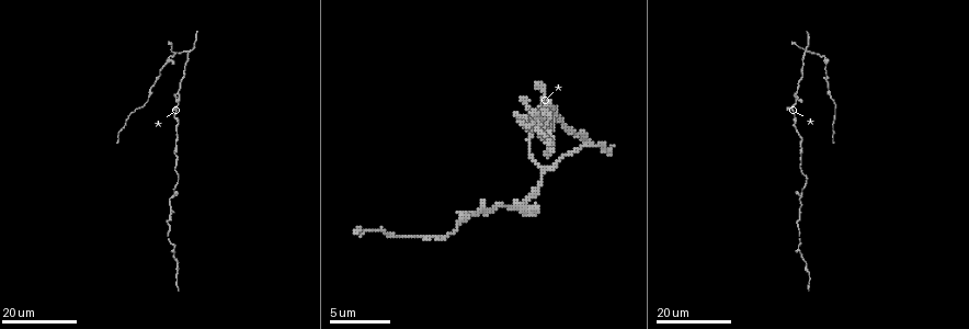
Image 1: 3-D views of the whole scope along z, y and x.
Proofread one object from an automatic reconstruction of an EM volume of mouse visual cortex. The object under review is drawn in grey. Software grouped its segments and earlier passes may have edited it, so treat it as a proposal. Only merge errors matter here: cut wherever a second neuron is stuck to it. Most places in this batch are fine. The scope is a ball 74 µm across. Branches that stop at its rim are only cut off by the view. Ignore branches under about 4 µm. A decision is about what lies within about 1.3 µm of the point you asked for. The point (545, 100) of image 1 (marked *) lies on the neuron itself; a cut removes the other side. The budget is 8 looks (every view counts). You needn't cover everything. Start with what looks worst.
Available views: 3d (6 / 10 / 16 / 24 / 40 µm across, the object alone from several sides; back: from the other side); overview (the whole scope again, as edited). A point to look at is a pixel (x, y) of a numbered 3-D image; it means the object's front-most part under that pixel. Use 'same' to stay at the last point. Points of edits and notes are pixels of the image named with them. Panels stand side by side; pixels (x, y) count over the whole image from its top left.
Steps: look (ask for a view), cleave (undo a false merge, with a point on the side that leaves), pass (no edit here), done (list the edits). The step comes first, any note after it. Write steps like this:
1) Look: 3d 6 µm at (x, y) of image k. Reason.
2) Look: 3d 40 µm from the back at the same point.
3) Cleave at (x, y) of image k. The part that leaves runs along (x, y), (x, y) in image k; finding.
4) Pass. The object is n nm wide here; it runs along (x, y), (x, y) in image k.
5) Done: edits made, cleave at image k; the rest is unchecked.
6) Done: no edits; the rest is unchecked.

Look: 3d 16 µm at (826, 81) of image 1. Two arms at a narrow angle.

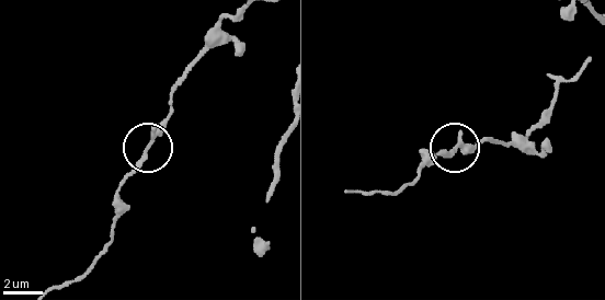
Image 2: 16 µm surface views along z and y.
Look: 3d 6 µm at (148, 150) of image 2. Zoom in.

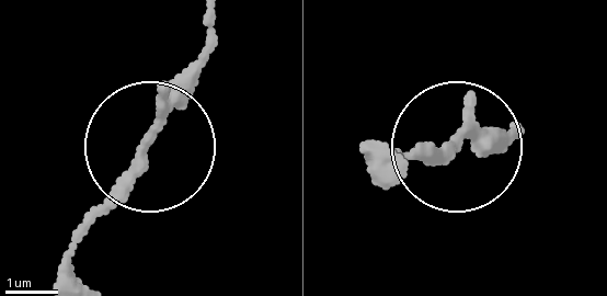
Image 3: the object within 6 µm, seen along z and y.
Pass. The object is 190 nm wide here; one neuron here.

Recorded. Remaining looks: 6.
Look: 3d 16 µm at (515, 117) of image 1. Sudden change in width.

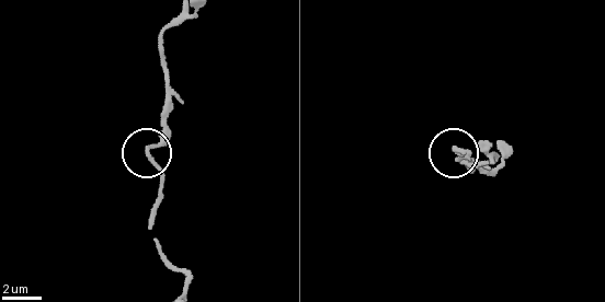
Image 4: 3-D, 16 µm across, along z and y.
Look: 3d 10 µm at (456, 149) of image 4. Zoom in.

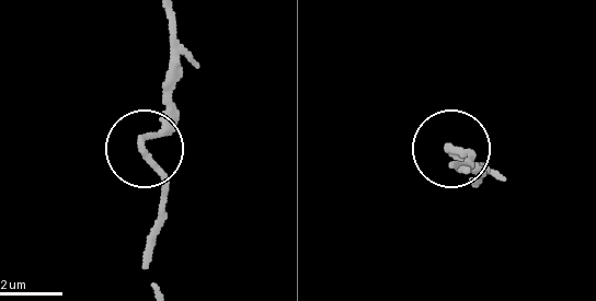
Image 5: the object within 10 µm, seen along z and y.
Pass. The object is 210 nm wide here; it runs along (169, 15), (169, 117), (145, 157), (165, 217) in image 5; continuous, no second neuron.

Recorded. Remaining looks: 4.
Look: 3d 16 µm at (807, 263) of image 1. Sudden change in width.

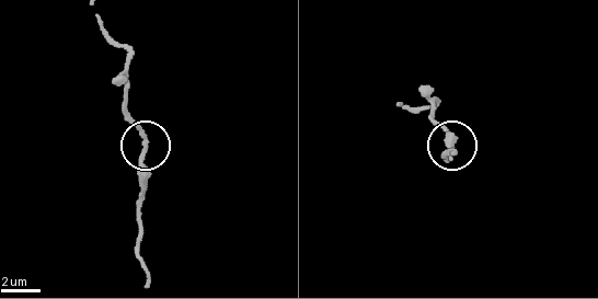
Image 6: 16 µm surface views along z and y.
Look: 3d 10 µm at (146, 153) of image 6.

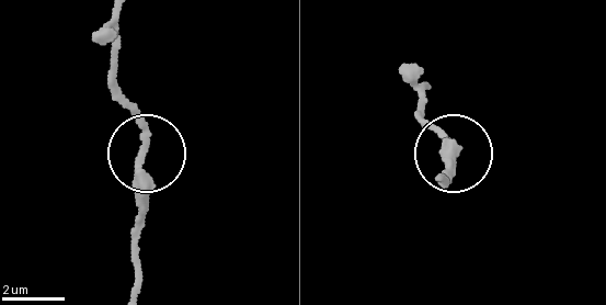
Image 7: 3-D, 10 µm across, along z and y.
Look: 3d 10 µm from the back at (141, 147) of image 7.

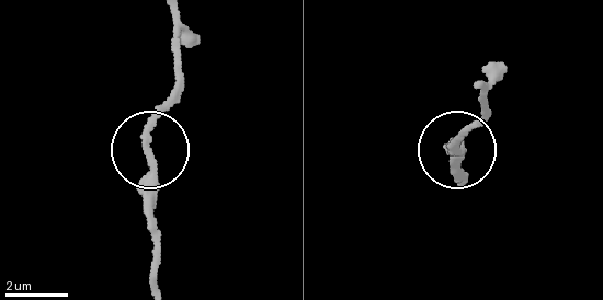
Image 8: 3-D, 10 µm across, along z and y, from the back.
Pass. The object is 240 nm wide here; it runs along (177, 18), (177, 95), (154, 135), (154, 234) in image 8; all the same neuron.

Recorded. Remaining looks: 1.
Done: no edits; the rest is unchecked.

